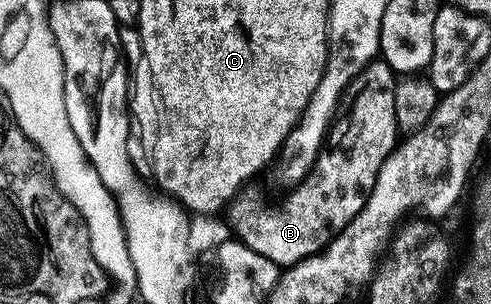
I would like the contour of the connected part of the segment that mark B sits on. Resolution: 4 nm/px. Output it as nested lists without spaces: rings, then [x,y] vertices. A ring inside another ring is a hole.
[[[383,61],[367,63],[358,73],[358,77],[354,77],[354,81],[350,81],[350,85],[344,90],[342,100],[344,127],[336,125],[330,131],[331,142],[333,139],[334,142],[340,143],[340,147],[331,147],[331,145],[321,147],[312,172],[287,192],[288,196],[285,197],[281,207],[267,207],[260,195],[237,194],[226,207],[228,223],[232,226],[231,234],[236,239],[244,235],[240,240],[241,243],[254,249],[254,253],[262,253],[262,257],[274,261],[281,269],[287,269],[311,255],[319,255],[342,229],[346,229],[346,225],[350,225],[350,221],[354,221],[354,217],[366,205],[383,162],[390,157],[390,153],[397,145],[398,128],[394,117],[394,93],[397,82],[397,72],[392,70],[390,64]]]

